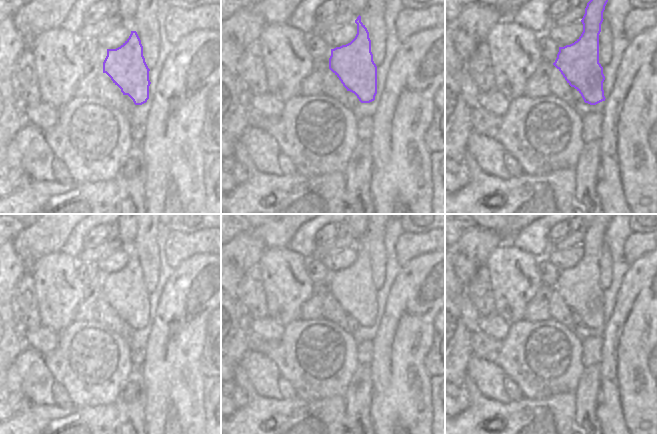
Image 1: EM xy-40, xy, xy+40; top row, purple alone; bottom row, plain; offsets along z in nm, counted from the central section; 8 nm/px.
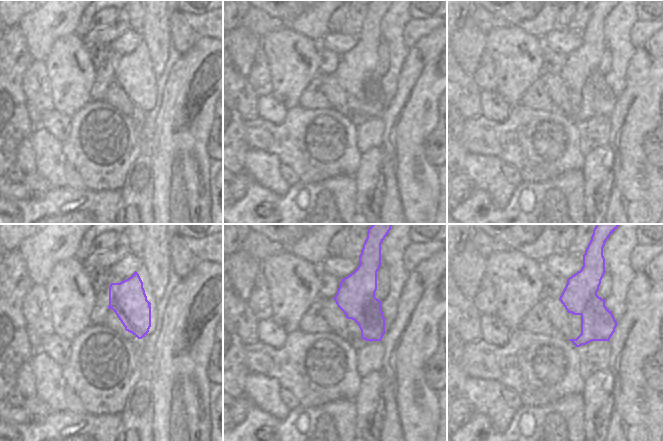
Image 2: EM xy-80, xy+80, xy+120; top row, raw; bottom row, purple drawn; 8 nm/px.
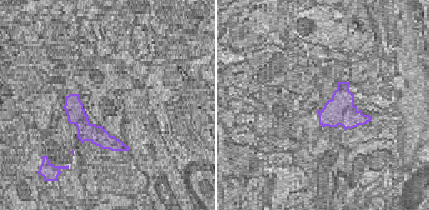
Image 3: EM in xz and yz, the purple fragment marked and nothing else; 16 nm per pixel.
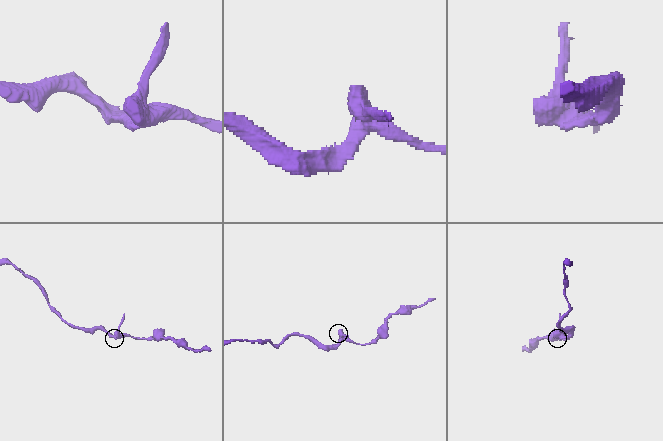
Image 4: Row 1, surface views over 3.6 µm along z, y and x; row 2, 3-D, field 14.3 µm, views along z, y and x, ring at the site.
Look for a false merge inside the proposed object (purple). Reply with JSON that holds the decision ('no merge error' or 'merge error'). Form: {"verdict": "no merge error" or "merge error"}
{"verdict": "merge error"}

